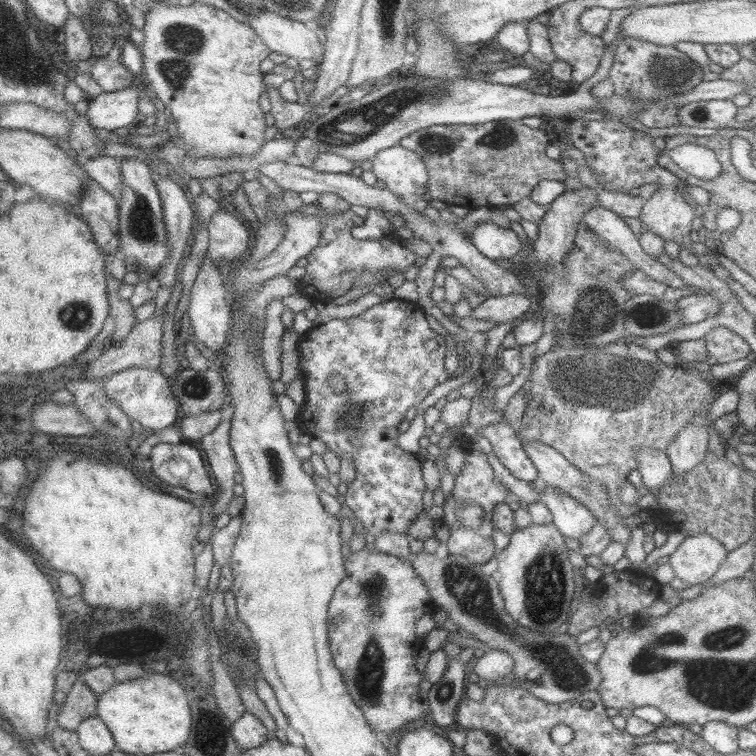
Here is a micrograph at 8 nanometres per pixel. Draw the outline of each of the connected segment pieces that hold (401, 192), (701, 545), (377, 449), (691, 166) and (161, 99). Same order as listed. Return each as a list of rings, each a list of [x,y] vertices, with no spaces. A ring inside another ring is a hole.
[[[398,144],[378,151],[371,161],[374,176],[406,205],[431,200],[426,188],[429,182],[427,168],[416,152]]]
[[[706,534],[686,537],[669,555],[669,564],[674,576],[688,587],[704,584],[712,578],[724,562],[728,550],[716,538]]]
[[[392,298],[389,301],[382,301],[372,308],[368,308],[365,312],[362,312],[359,316],[354,316],[353,318],[348,318],[346,320],[332,320],[328,321],[324,325],[320,325],[316,328],[309,330],[298,342],[298,352],[300,353],[302,362],[302,371],[304,372],[305,382],[305,404],[299,410],[296,418],[296,422],[300,428],[301,433],[306,433],[311,437],[320,438],[324,444],[327,446],[328,451],[334,452],[339,459],[350,459],[356,468],[356,477],[354,480],[347,485],[348,489],[345,498],[345,510],[352,515],[352,520],[354,522],[360,522],[362,526],[367,530],[372,536],[378,537],[380,533],[407,533],[410,525],[414,522],[416,517],[425,514],[424,504],[423,504],[423,493],[426,489],[426,484],[424,484],[422,476],[422,462],[418,454],[412,454],[398,448],[396,446],[396,437],[400,435],[398,432],[399,424],[404,420],[404,415],[406,411],[412,407],[417,407],[418,404],[422,403],[426,399],[426,395],[432,390],[436,385],[442,384],[446,380],[452,378],[454,375],[450,375],[446,372],[444,368],[444,356],[446,356],[446,338],[440,334],[437,334],[430,328],[423,309],[414,302],[404,301],[399,298]],[[428,340],[436,340],[438,342],[438,348],[435,350],[427,350],[424,344]],[[338,374],[338,377],[344,379],[344,390],[342,392],[334,392],[334,388],[326,382],[328,375]]]
[[[683,144],[672,149],[664,149],[662,154],[668,156],[688,175],[699,180],[713,180],[722,172],[716,153],[699,144]]]
[[[158,1],[158,3],[150,5],[150,9],[146,13],[146,21],[144,21],[142,32],[144,32],[144,42],[139,46],[143,56],[142,72],[144,72],[146,83],[150,85],[152,92],[156,94],[155,106],[160,106],[170,113],[170,116],[172,116],[178,126],[178,135],[182,139],[182,144],[184,144],[187,154],[192,159],[204,157],[227,159],[234,155],[253,155],[266,143],[265,129],[268,125],[266,124],[266,114],[262,111],[259,100],[260,95],[265,90],[263,82],[265,74],[260,70],[260,63],[268,57],[271,50],[247,23],[239,22],[222,9],[217,9],[212,5],[205,5],[198,1],[194,1],[194,3],[189,5],[172,5]]]

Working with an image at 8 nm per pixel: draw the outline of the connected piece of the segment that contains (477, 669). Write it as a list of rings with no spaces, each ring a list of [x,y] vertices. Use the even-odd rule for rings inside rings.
[[[486,649],[484,656],[474,659],[469,667],[469,672],[478,675],[478,679],[494,684],[499,679],[504,679],[513,672],[515,663],[513,659],[504,652]]]

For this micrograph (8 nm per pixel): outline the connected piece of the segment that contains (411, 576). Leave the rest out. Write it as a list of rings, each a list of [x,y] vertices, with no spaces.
[[[367,546],[351,552],[344,561],[345,577],[336,587],[328,606],[328,640],[333,664],[340,670],[348,693],[362,709],[367,724],[387,736],[394,732],[406,732],[412,727],[424,725],[426,720],[418,696],[421,674],[416,670],[416,660],[423,642],[418,638],[415,624],[420,616],[432,613],[434,605],[424,581],[408,561],[390,553],[381,553]]]

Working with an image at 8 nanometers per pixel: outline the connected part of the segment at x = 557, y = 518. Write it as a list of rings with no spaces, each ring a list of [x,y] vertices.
[[[544,486],[539,501],[551,512],[552,524],[564,537],[580,539],[597,523],[586,506],[556,487]]]

